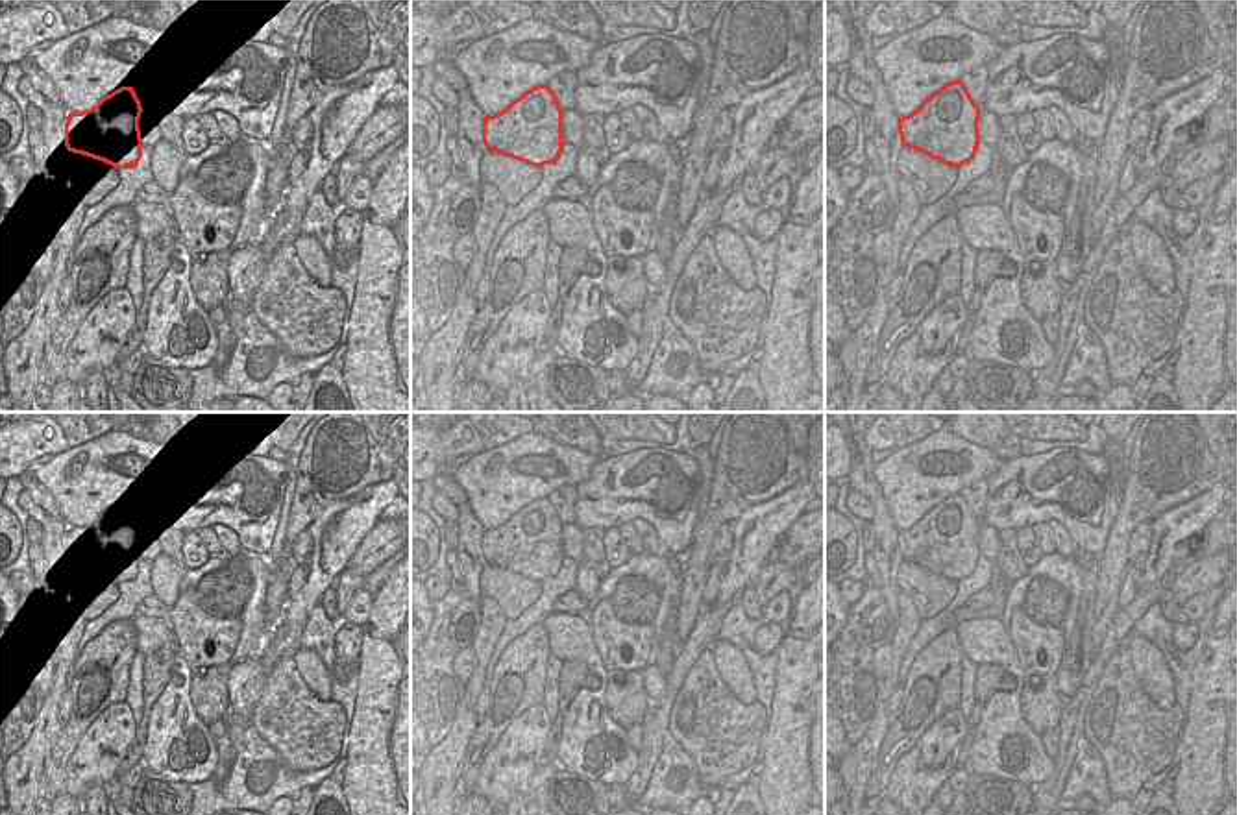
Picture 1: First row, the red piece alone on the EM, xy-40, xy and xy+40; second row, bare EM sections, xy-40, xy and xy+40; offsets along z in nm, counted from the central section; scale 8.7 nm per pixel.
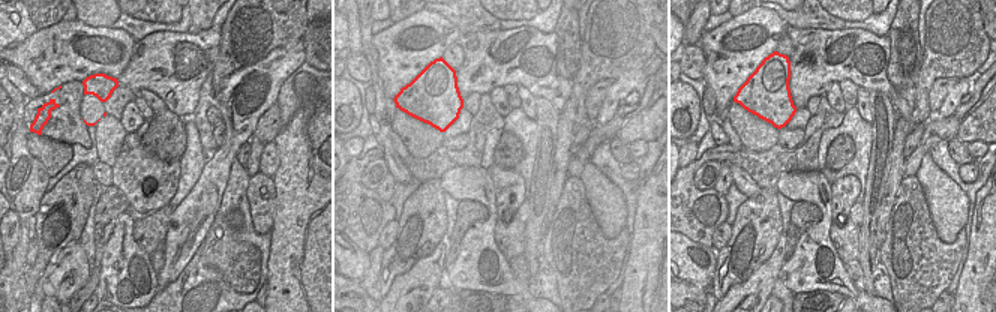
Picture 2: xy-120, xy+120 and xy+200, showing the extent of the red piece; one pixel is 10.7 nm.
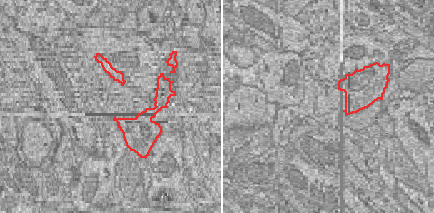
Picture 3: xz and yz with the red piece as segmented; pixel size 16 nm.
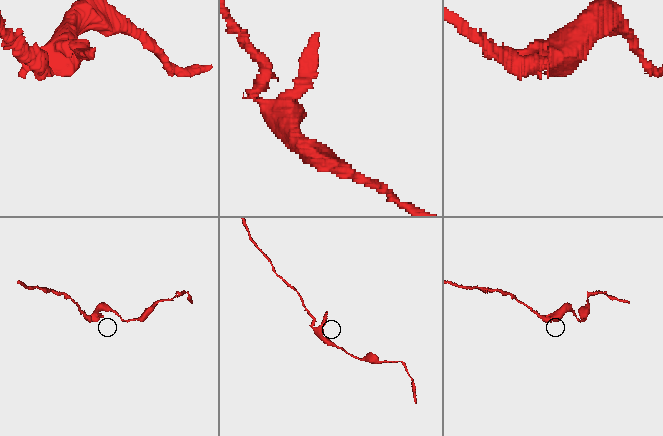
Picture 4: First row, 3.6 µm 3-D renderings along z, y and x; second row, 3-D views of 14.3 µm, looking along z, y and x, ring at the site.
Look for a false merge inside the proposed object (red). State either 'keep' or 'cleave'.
cleave

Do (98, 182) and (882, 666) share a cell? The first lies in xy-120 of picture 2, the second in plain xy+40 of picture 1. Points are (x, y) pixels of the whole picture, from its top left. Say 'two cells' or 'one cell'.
two cells

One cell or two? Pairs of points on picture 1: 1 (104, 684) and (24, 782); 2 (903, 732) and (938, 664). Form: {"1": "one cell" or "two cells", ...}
{"1": "two cells", "2": "one cell"}

